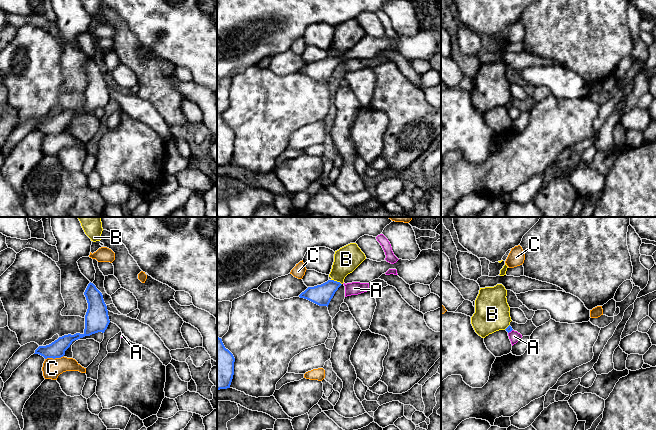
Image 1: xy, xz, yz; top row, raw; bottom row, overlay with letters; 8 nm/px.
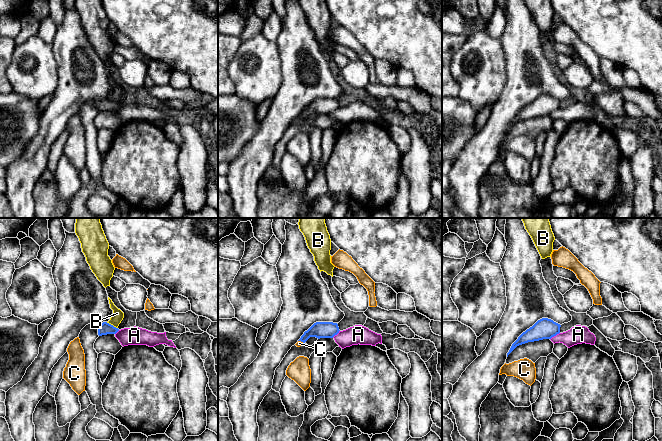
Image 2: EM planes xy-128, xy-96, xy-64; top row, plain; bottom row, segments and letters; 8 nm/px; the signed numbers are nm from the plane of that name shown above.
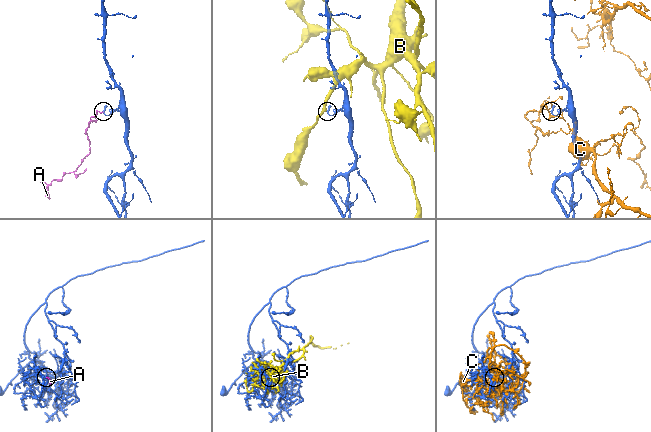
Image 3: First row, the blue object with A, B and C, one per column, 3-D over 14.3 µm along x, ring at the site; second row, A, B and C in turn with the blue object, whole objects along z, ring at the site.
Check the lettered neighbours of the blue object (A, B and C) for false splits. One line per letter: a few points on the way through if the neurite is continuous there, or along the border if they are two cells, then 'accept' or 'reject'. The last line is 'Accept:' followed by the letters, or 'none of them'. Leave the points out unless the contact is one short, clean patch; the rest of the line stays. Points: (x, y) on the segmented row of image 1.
A: border yz (512, 329), (508, 333); reject
B: border xz (331, 279), (341, 284); reject
C: reject
Accept: none of them

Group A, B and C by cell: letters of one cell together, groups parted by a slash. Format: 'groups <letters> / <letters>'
groups A / B / C

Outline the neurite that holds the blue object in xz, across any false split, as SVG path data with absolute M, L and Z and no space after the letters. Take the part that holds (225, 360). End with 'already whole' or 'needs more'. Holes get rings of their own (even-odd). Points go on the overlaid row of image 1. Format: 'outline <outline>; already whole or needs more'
outline M217 337L217 390L230 388L234 362L233 354L225 348L222 339Z; already whole

